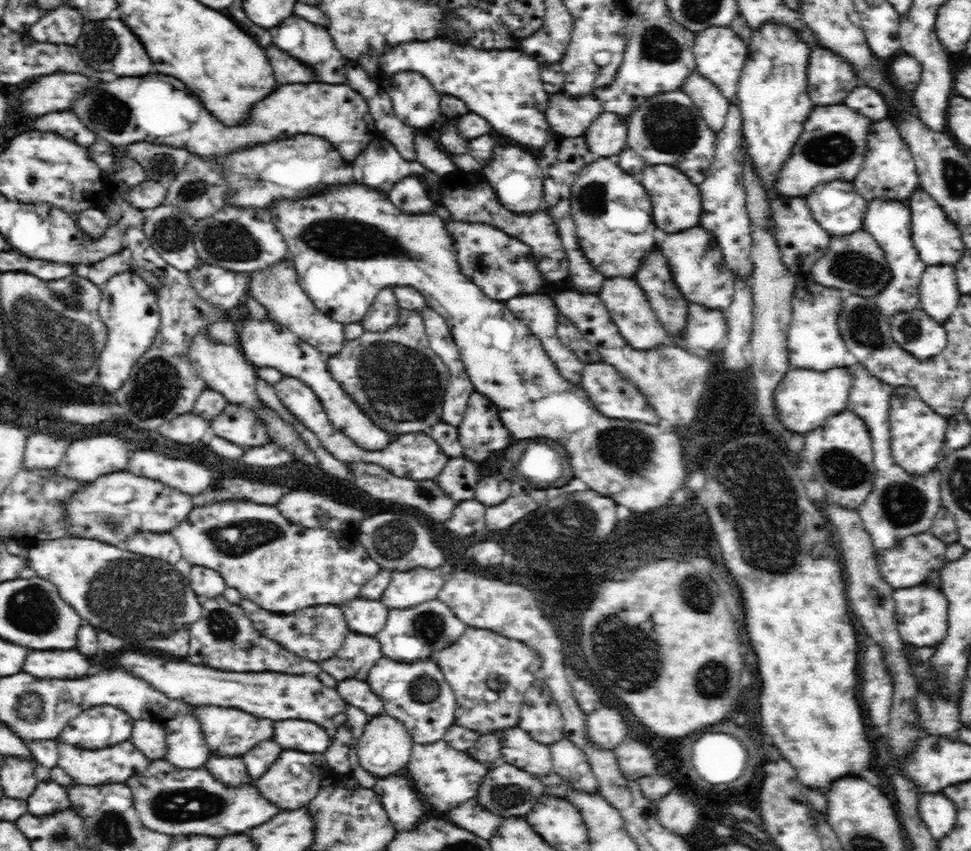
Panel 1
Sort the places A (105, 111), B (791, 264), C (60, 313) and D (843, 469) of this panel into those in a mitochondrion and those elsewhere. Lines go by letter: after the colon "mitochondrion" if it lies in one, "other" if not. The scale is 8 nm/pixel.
A: mitochondrion
B: other
C: mitochondrion
D: mitochondrion

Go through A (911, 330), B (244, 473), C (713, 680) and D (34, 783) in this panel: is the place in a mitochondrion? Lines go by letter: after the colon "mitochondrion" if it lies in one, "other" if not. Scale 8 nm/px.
A: mitochondrion
B: other
C: mitochondrion
D: other

